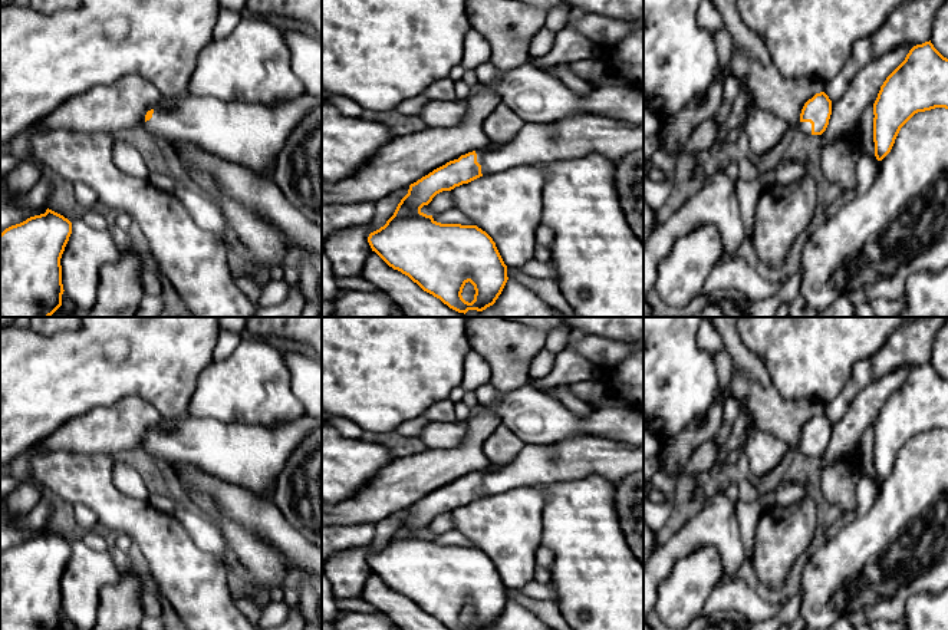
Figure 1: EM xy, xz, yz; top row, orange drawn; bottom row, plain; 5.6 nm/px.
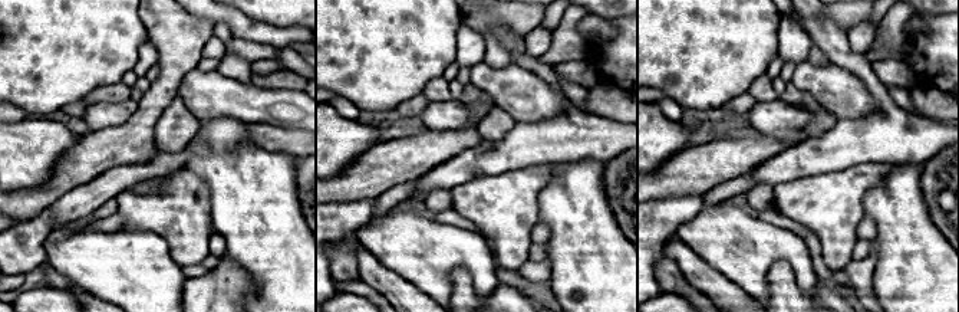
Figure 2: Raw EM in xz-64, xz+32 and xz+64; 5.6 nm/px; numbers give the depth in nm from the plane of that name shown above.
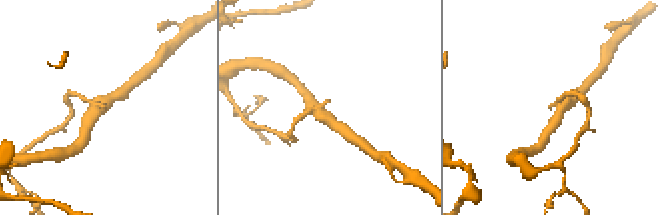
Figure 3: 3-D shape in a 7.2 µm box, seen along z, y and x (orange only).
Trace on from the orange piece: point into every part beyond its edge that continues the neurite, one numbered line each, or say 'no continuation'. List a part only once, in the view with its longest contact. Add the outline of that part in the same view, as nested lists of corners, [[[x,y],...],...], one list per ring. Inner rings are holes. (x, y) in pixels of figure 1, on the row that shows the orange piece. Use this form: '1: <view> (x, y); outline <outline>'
1: xz (572, 137); outline [[[582,112],[546,123],[524,122],[506,144],[477,149],[483,175],[511,168],[599,154],[618,159],[643,149],[643,125]]]

